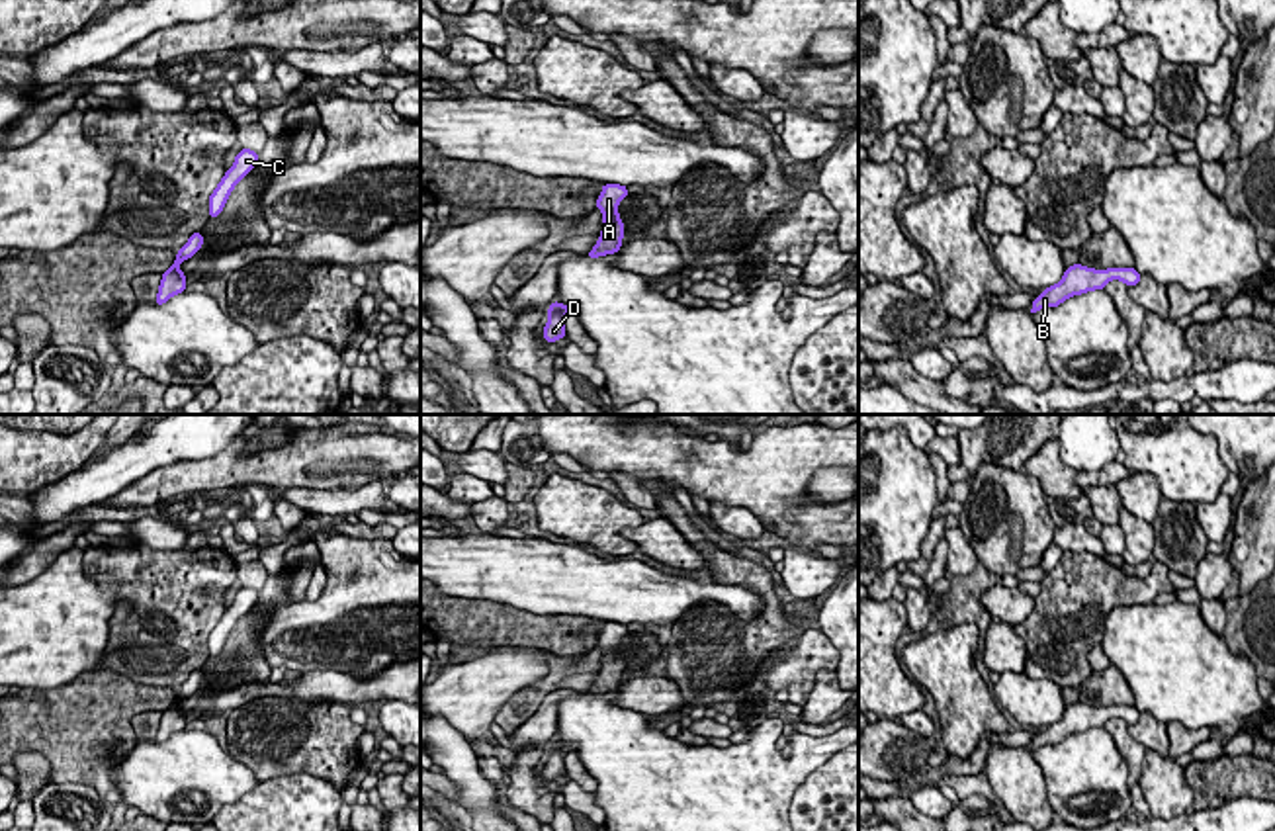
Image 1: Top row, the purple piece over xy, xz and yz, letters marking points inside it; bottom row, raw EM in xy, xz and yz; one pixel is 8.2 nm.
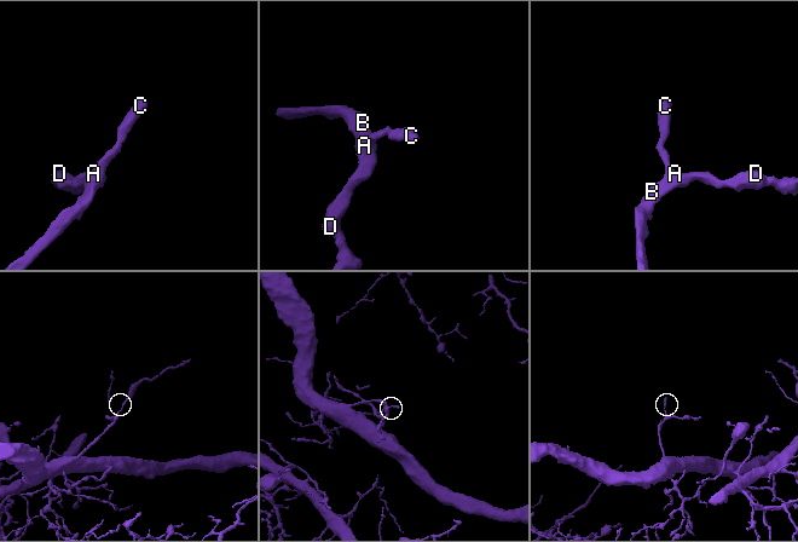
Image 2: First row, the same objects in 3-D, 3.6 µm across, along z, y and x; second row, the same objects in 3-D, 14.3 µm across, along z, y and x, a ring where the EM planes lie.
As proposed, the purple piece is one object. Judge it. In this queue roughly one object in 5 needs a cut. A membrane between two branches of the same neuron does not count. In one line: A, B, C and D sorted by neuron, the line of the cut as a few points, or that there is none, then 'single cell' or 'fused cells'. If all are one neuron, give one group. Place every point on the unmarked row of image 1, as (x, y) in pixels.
A B C D | no cut | single cell

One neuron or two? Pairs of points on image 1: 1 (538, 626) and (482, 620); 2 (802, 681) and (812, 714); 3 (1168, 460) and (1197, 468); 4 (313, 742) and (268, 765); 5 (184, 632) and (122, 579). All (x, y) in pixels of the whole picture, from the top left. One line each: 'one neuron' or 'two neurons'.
1: one neuron
2: two neurons
3: one neuron
4: one neuron
5: one neuron

